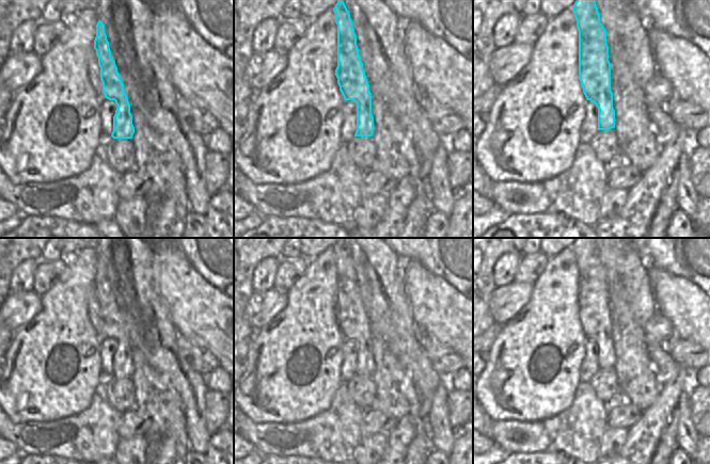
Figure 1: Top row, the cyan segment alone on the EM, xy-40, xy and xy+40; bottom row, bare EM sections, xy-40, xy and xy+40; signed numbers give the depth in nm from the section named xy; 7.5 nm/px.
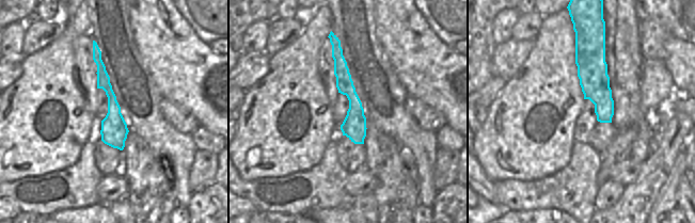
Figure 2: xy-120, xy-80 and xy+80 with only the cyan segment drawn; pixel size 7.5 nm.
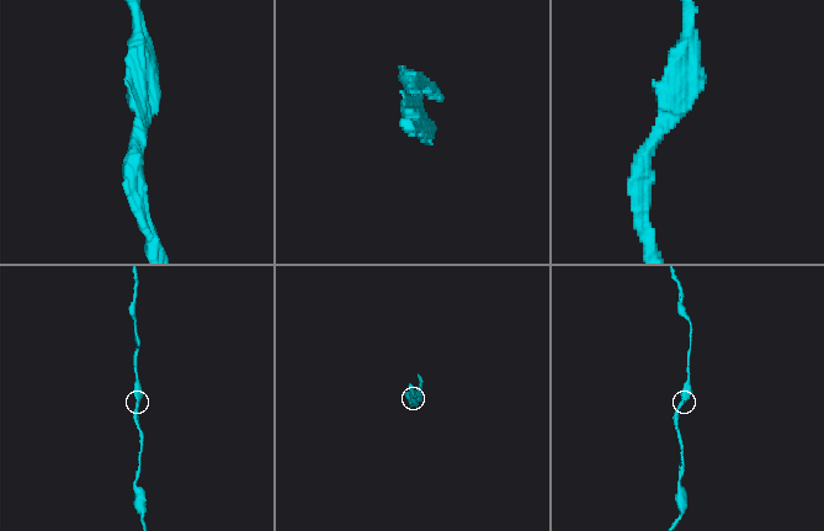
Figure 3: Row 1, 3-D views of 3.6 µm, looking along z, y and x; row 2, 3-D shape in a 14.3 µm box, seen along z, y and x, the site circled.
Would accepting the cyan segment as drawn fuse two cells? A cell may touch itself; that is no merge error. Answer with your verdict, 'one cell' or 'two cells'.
one cell

